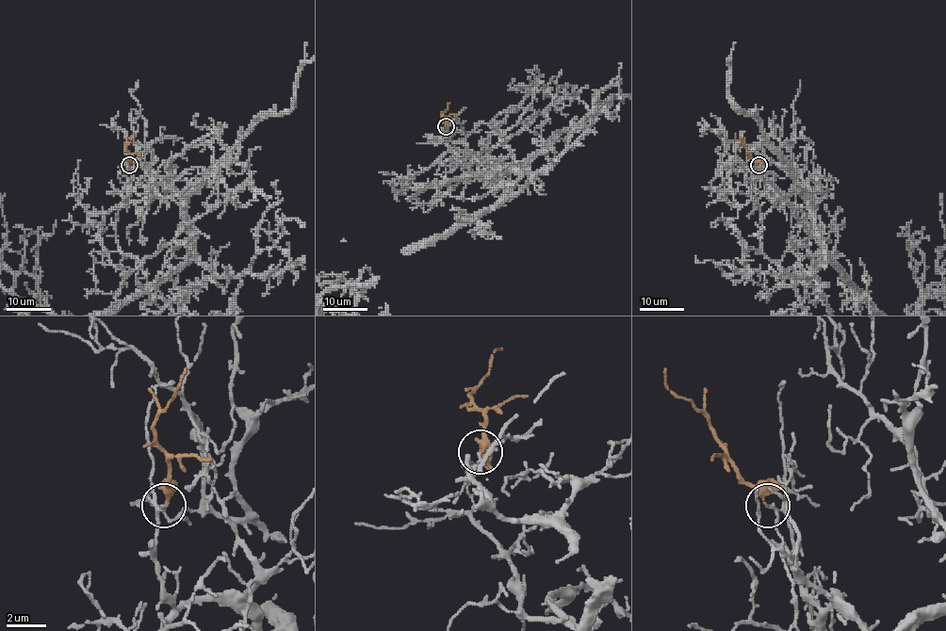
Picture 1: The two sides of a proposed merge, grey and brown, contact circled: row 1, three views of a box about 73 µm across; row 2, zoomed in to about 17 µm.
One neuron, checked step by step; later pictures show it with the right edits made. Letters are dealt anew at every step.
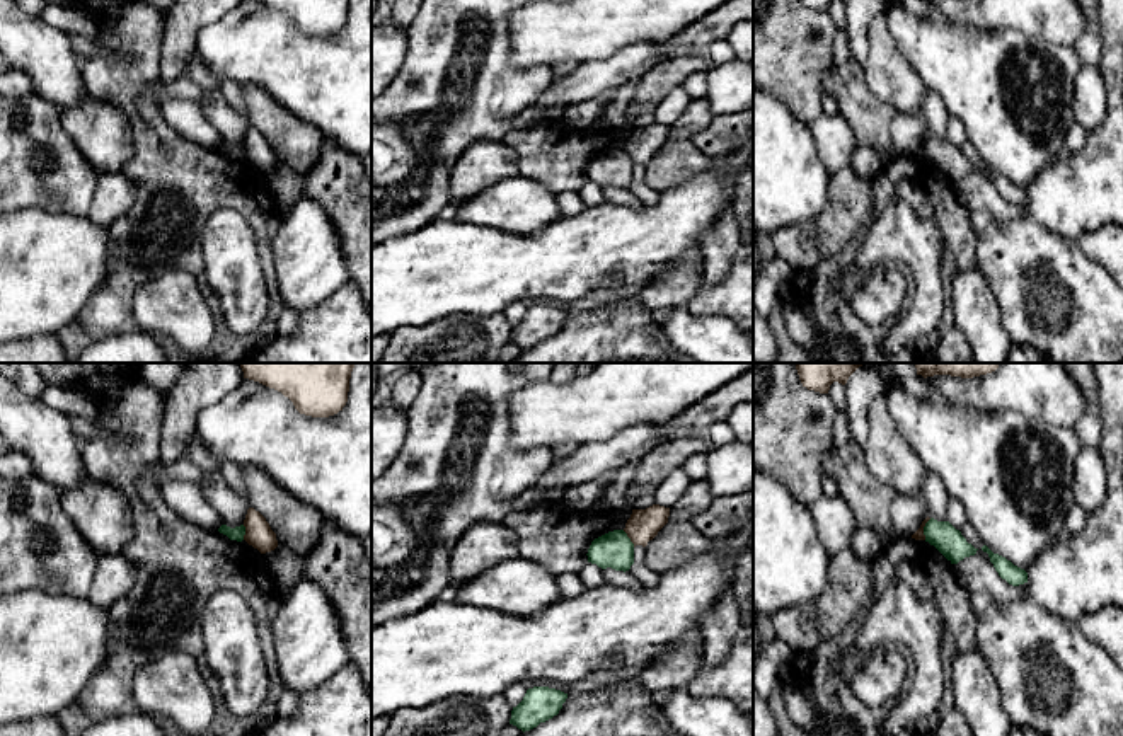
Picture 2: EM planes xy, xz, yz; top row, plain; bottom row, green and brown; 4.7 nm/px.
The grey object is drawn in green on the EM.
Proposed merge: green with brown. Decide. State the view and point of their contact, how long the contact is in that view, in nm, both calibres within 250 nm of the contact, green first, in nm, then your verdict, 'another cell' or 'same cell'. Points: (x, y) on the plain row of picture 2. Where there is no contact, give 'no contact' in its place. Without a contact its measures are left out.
contact xz (629, 157); length 100 nm; calibres 170 and 150 nm; another cell

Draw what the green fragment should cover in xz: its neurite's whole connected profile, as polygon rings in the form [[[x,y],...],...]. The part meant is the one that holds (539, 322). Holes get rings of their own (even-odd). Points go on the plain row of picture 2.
[[[528,307],[523,319],[516,325],[513,325],[510,342],[516,344],[523,351],[530,349],[540,341],[545,341],[557,334],[566,317],[567,312],[556,307]]]

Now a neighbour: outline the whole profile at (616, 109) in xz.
[[[631,80],[613,90],[610,102],[605,107],[605,119],[608,123],[608,128],[624,129],[629,126],[625,111],[634,97],[636,83],[637,80]]]

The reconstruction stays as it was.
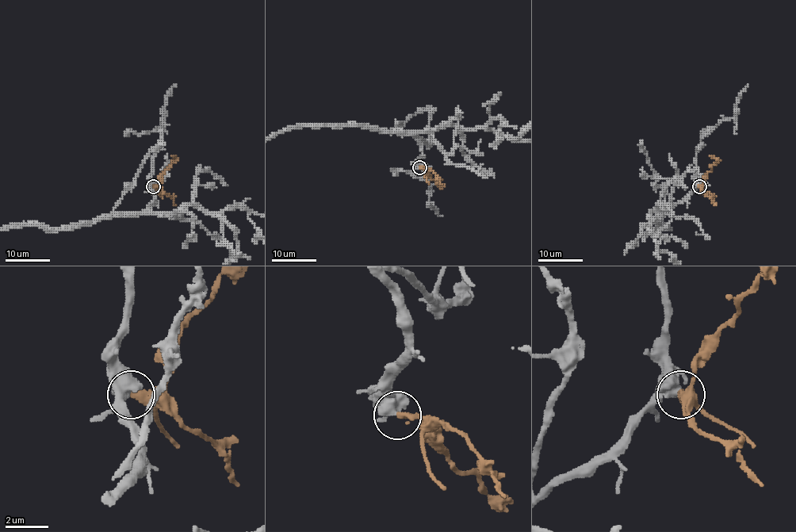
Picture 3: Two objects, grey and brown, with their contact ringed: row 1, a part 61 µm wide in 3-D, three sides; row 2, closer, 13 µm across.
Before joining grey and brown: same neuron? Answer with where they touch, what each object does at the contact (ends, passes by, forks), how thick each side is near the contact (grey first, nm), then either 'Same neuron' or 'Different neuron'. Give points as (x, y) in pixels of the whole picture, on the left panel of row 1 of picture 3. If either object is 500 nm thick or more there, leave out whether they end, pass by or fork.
Place: (153, 186). Thickness 700 nm (grey) against 320 nm. Same neuron

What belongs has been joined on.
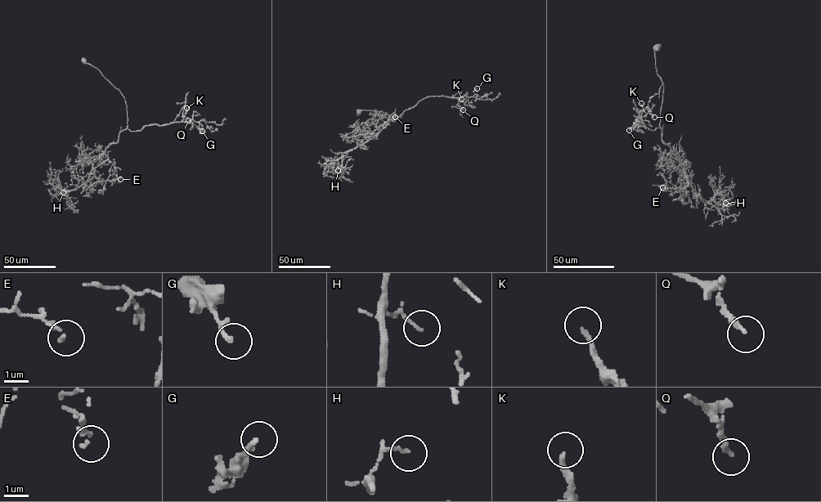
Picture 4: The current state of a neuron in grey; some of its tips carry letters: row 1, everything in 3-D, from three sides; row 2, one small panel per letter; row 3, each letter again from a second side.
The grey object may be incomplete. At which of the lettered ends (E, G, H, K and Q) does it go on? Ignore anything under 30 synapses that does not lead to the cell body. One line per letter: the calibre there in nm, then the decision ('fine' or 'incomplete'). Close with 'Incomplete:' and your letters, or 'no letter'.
E: 150 nm thick; fine
G: 190 nm thick; fine
H: 110 nm thick; fine
K: 180 nm thick; incomplete
Q: 200 nm thick; fine
Incomplete: K

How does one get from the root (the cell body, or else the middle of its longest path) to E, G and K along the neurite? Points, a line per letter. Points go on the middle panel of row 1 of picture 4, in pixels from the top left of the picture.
E: (358, 112), (379, 111), (395, 118), (402, 114), (371, 132), (370, 139), (392, 114), (395, 117)
G: (358, 112), (379, 111), (398, 118), (426, 97), (471, 96), (477, 88)
K: (358, 112), (379, 111), (398, 118), (405, 110), (429, 96), (461, 99)

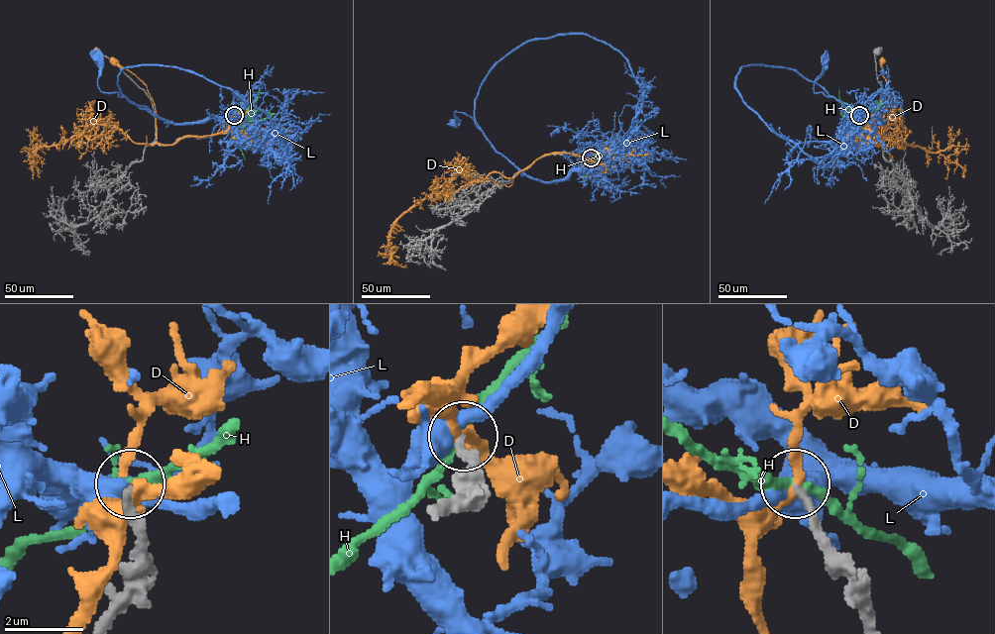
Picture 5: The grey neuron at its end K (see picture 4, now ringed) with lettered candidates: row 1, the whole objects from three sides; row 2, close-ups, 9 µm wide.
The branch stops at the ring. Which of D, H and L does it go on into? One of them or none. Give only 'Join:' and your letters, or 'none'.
Join: none

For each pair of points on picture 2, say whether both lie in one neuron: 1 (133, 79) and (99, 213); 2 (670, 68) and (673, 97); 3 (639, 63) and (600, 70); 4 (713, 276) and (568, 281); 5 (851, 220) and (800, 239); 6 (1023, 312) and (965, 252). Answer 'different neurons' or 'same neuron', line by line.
1: different neurons
2: different neurons
3: same neuron
4: different neurons
5: same neuron
6: different neurons

